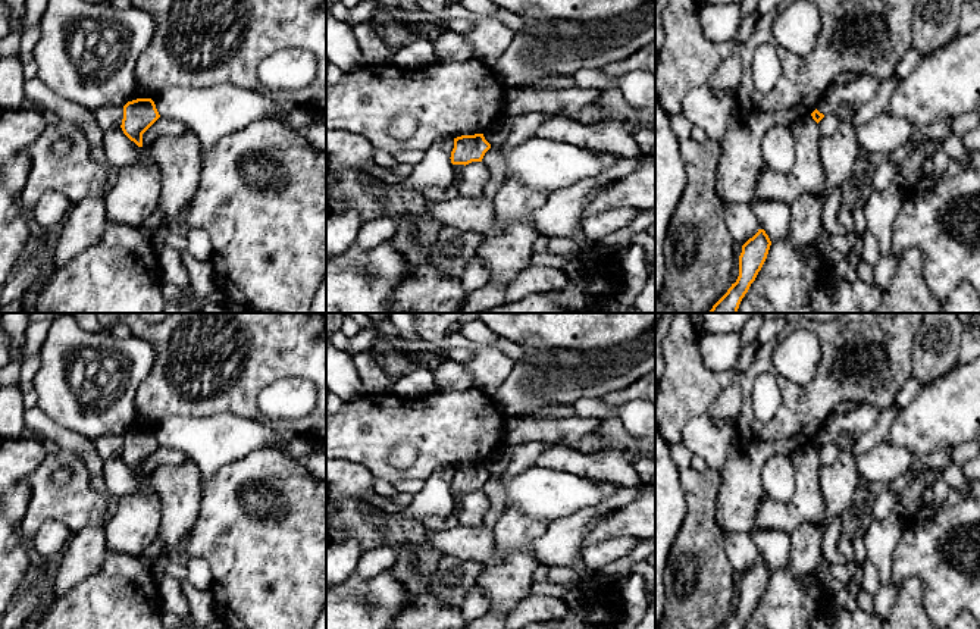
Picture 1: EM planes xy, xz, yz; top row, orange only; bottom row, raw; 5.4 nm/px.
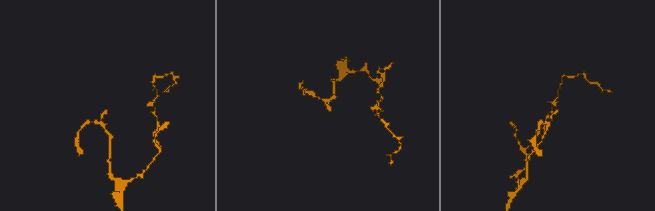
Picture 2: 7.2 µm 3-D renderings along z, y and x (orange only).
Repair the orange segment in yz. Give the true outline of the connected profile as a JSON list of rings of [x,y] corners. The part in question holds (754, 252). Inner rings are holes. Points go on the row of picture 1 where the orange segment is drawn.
[[[758,229],[758,232],[742,245],[739,276],[708,313],[738,313],[742,298],[767,259],[770,245],[771,241],[764,229]]]

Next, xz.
[[[483,134],[461,135],[454,138],[454,148],[451,151],[451,163],[457,179],[445,188],[445,198],[460,195],[460,175],[466,165],[472,162],[482,162],[485,153],[491,148],[491,144],[485,140]]]

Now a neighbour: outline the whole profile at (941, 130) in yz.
[[[948,118],[948,119],[934,122],[926,128],[914,128],[911,140],[917,143],[943,140],[952,134],[952,128],[951,128],[952,119],[954,118]]]

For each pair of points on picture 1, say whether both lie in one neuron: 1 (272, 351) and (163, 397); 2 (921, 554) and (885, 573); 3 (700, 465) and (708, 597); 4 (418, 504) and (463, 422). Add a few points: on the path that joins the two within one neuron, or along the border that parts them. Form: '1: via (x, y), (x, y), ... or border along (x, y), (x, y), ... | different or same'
1: via (246, 376), (227, 394), (213, 401), (190, 404) | same
2: border along (899, 537), (892, 556), (892, 578), (889, 581) | different
3: border along (691, 466), (698, 471), (707, 468) | different
4: border along (453, 466), (438, 466), (425, 481) | different

